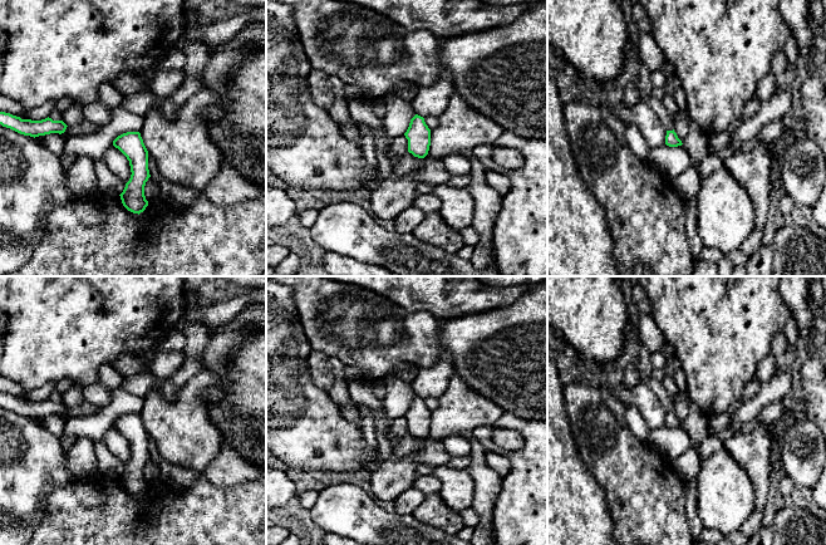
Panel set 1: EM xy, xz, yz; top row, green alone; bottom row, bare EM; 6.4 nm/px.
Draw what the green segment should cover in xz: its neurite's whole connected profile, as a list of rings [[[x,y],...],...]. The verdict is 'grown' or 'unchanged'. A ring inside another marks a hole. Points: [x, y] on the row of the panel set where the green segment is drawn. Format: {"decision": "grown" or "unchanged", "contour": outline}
{"decision": "unchanged", "contour": [[[416,114],[404,133],[408,139],[408,152],[414,157],[424,158],[428,154],[431,146],[431,129],[424,122],[424,118]]]}

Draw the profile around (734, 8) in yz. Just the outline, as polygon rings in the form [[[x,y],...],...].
[[[639,0],[653,25],[653,36],[682,82],[687,112],[711,136],[742,118],[744,104],[756,97],[758,82],[771,72],[773,55],[791,35],[780,13],[780,0]]]

